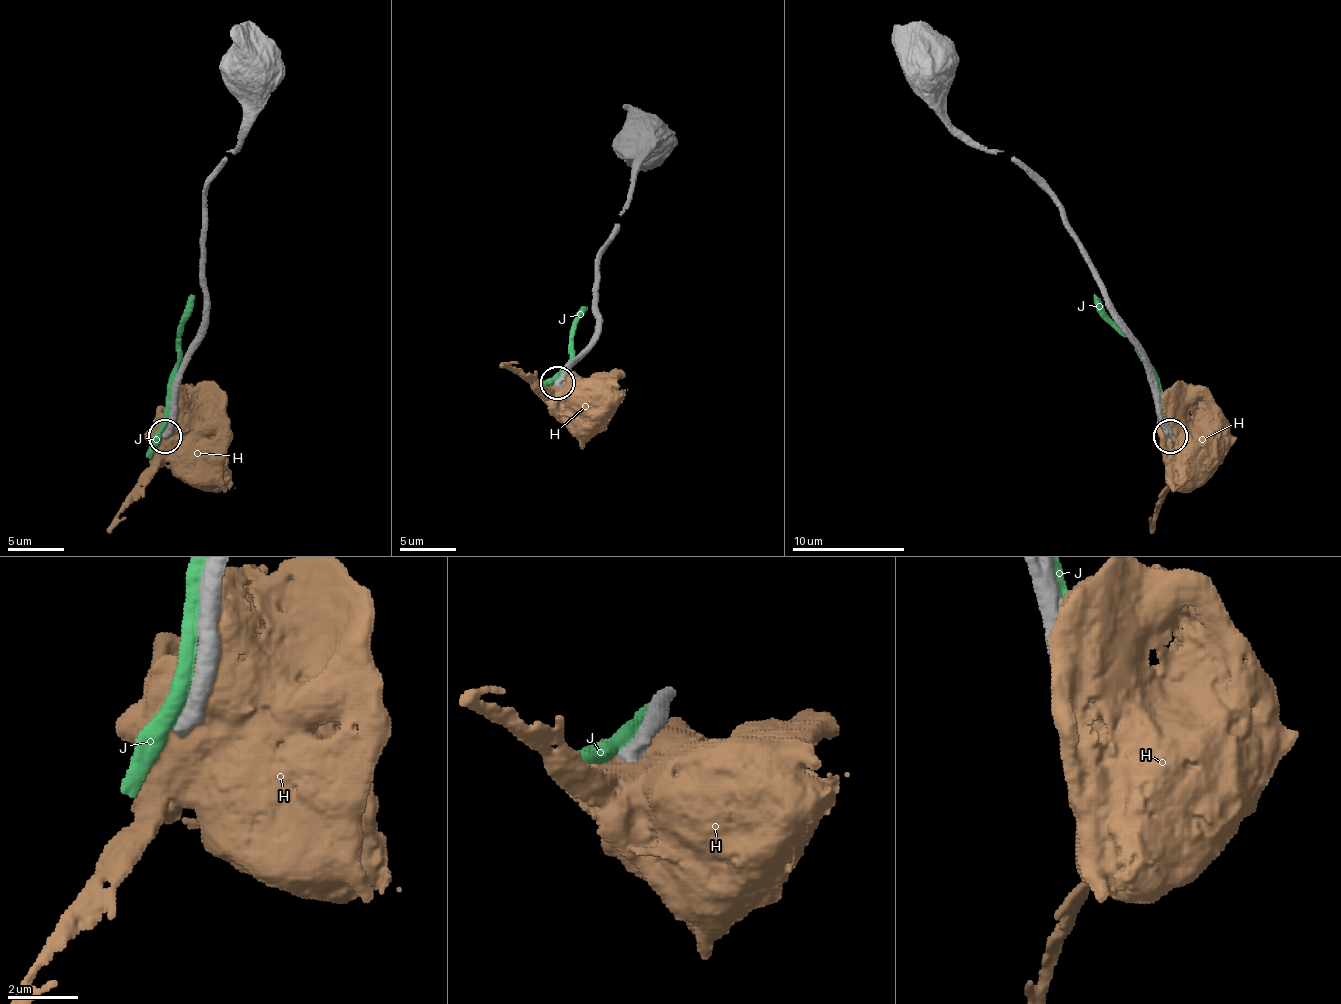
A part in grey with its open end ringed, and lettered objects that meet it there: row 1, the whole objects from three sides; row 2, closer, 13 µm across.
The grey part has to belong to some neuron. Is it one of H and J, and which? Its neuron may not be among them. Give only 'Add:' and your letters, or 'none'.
Add: none

